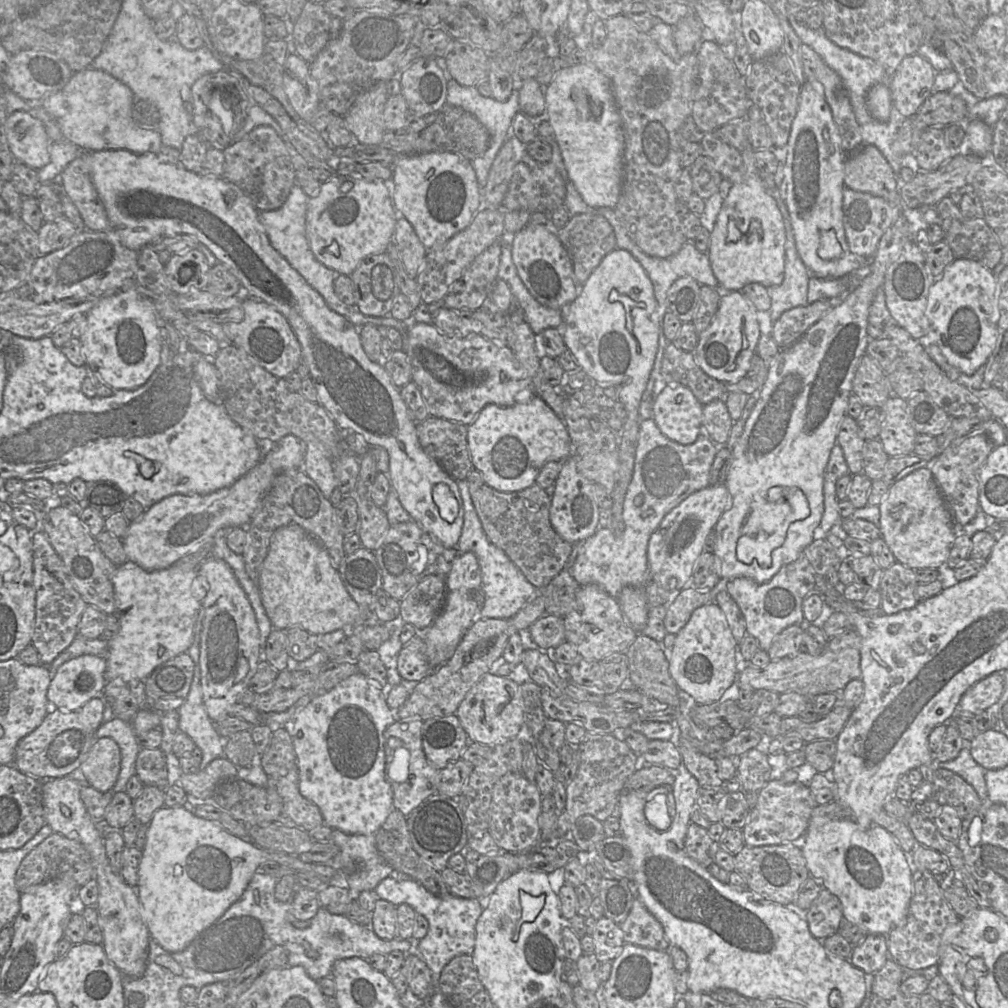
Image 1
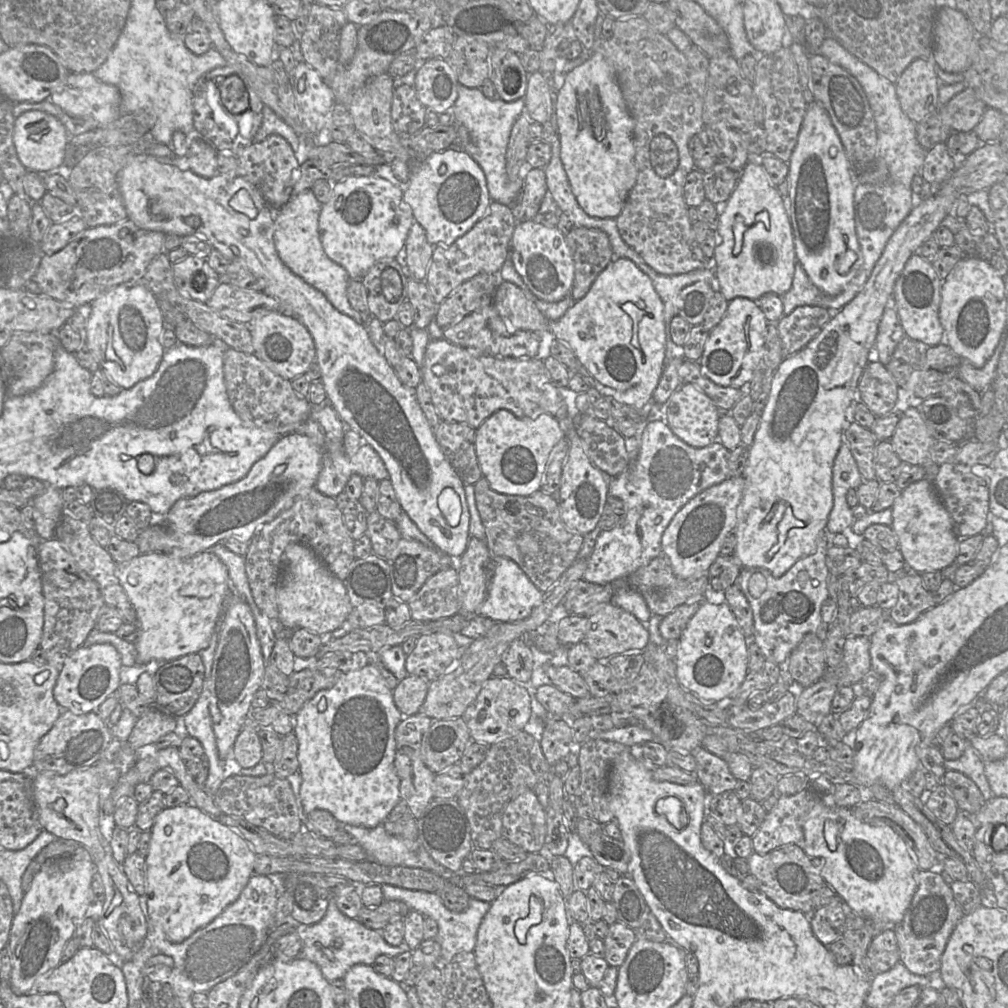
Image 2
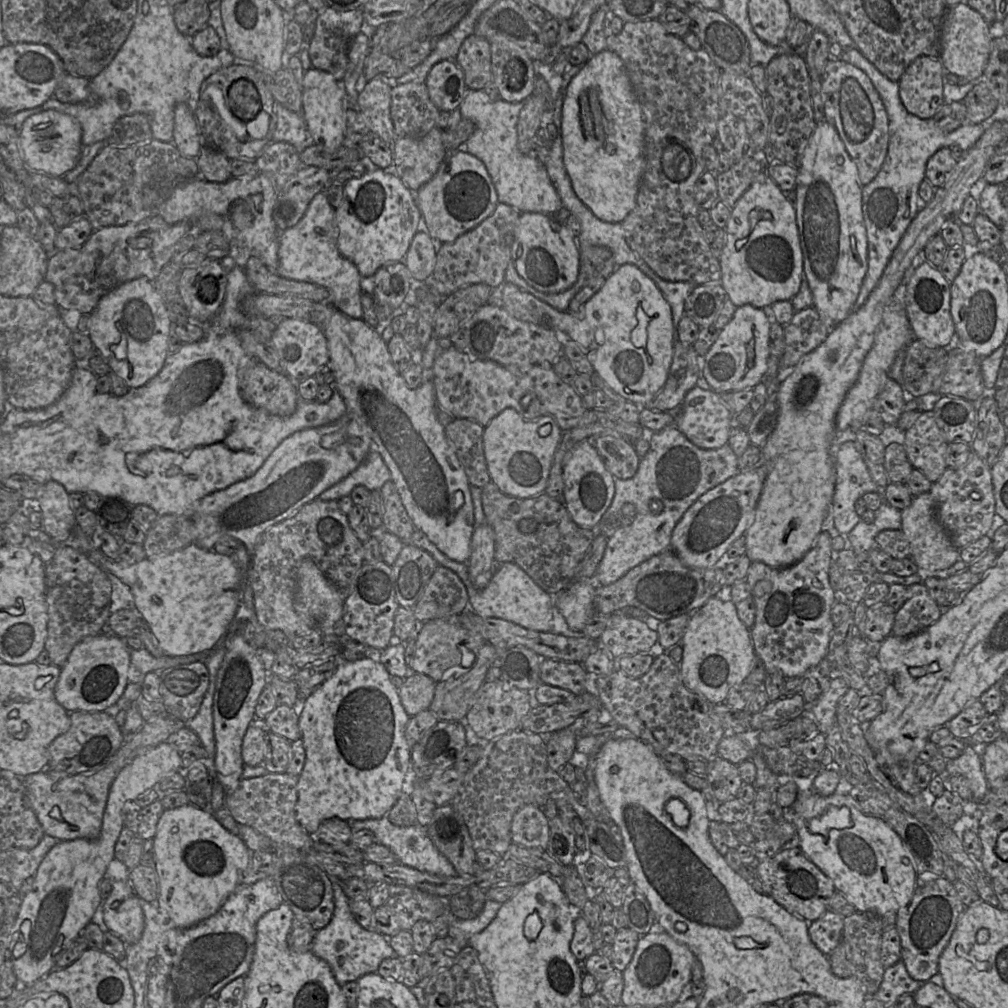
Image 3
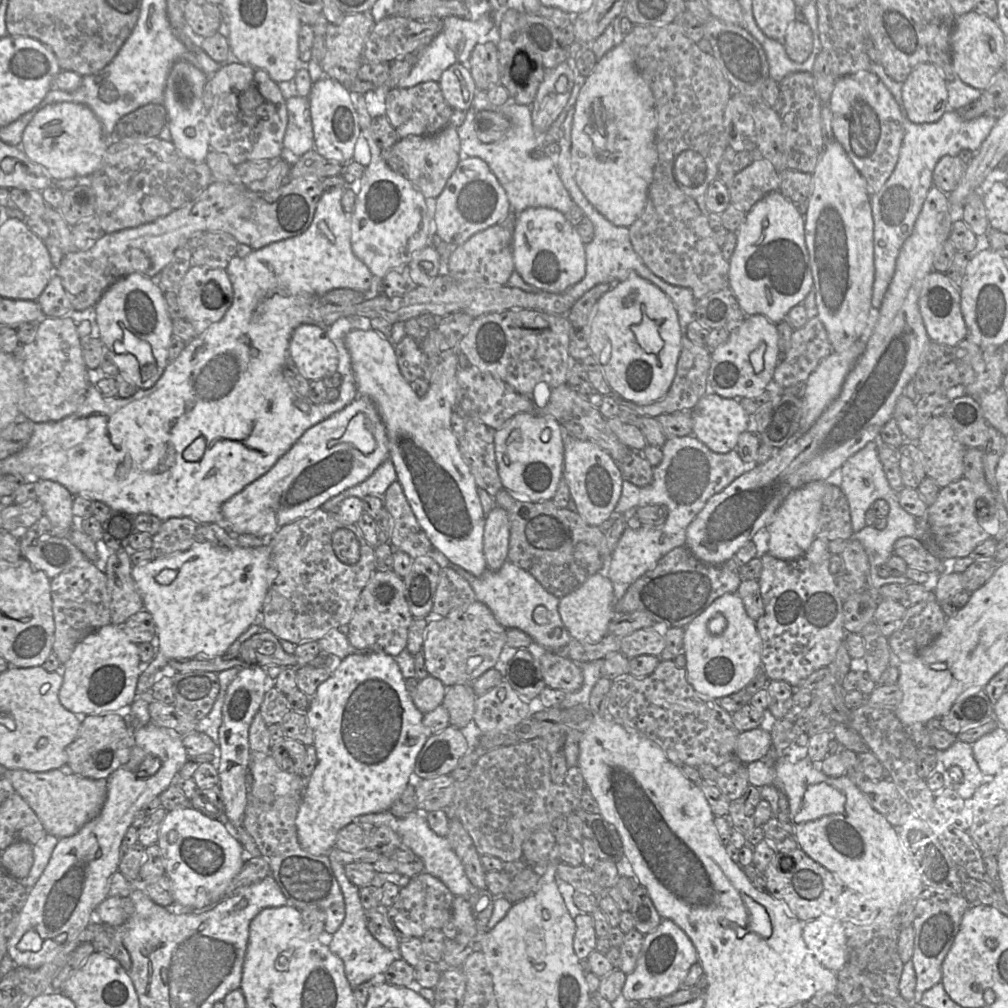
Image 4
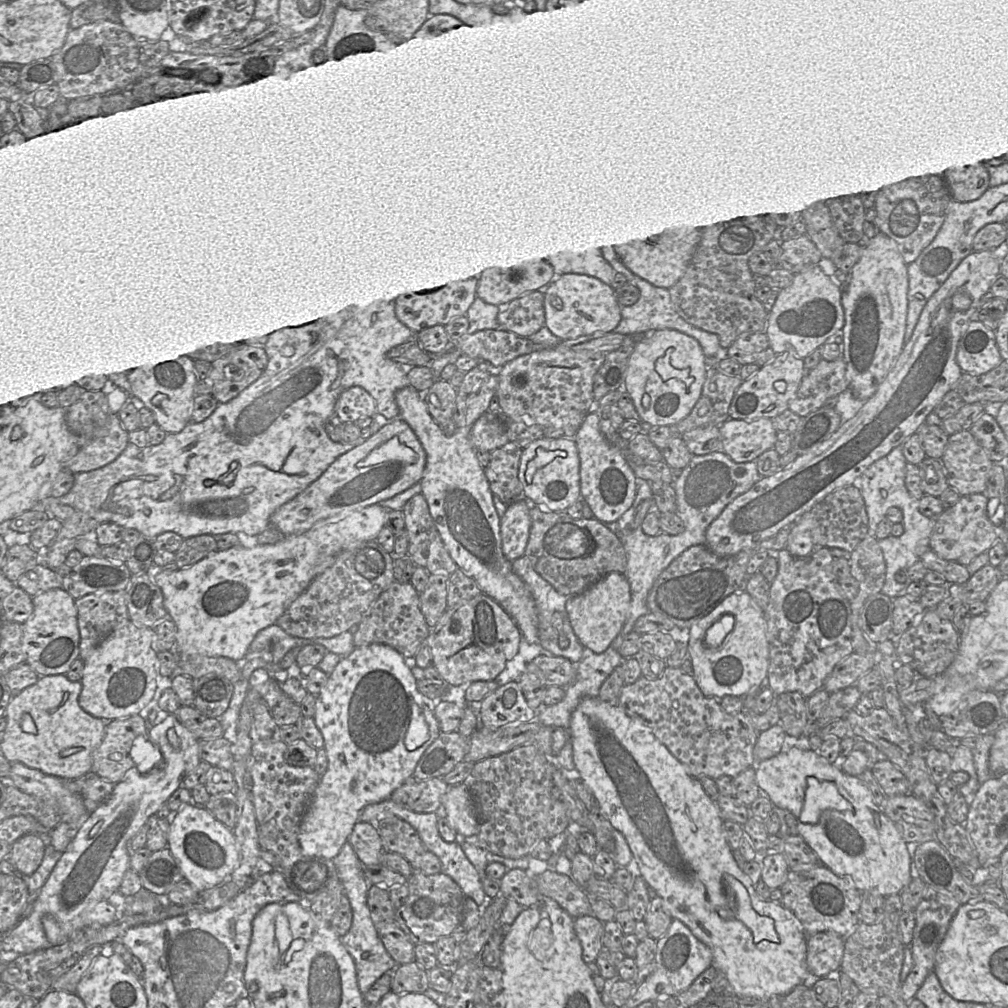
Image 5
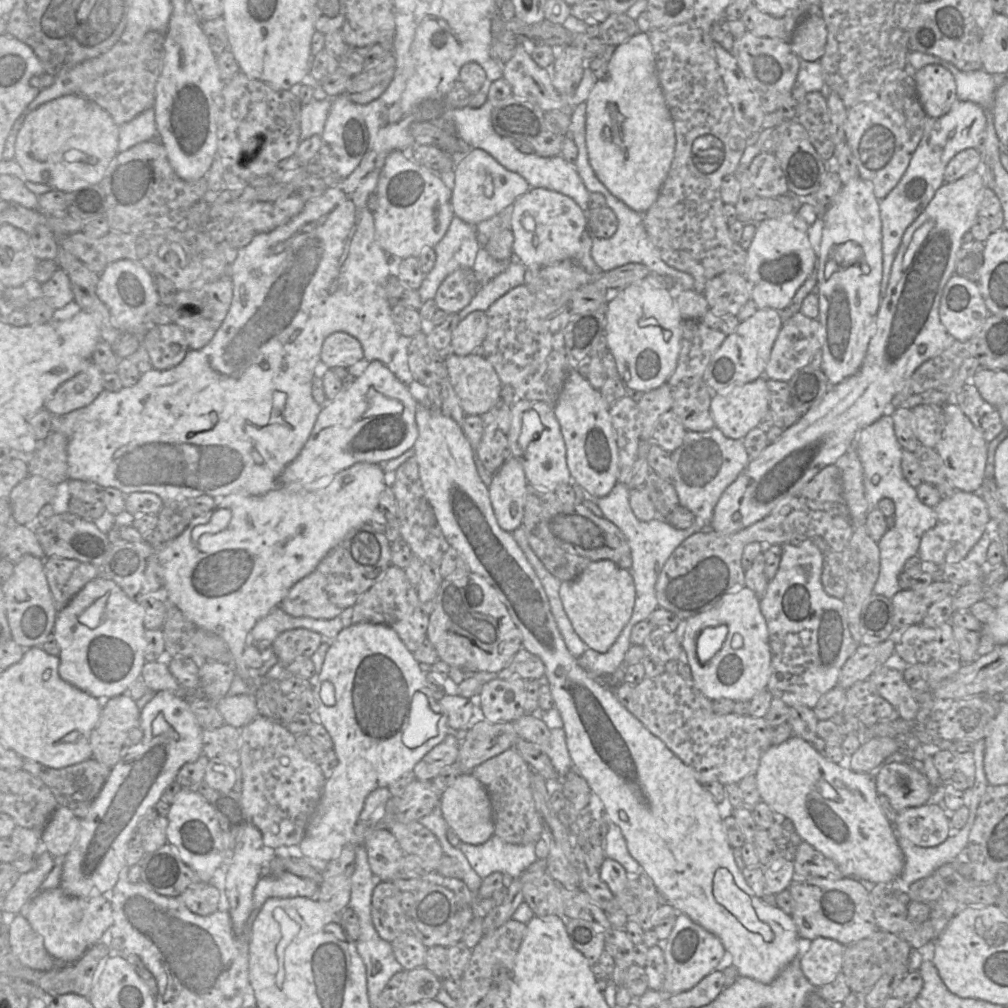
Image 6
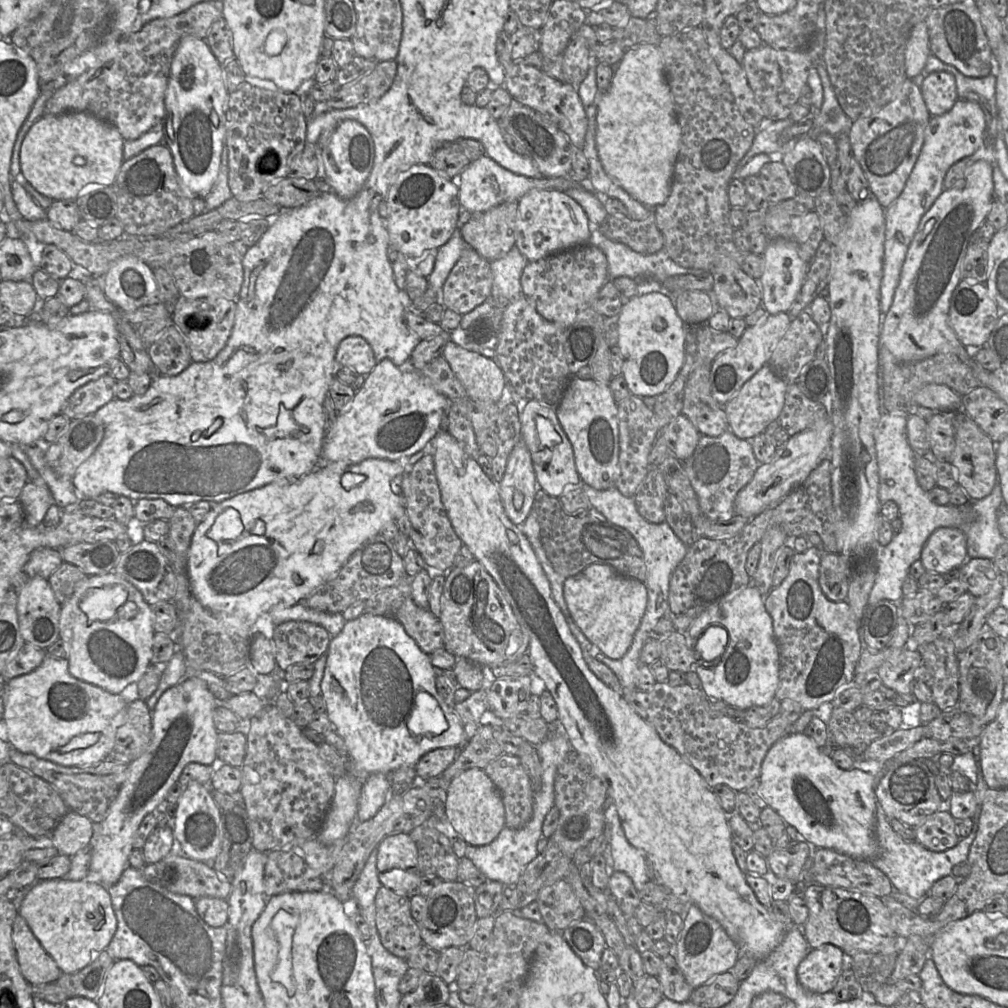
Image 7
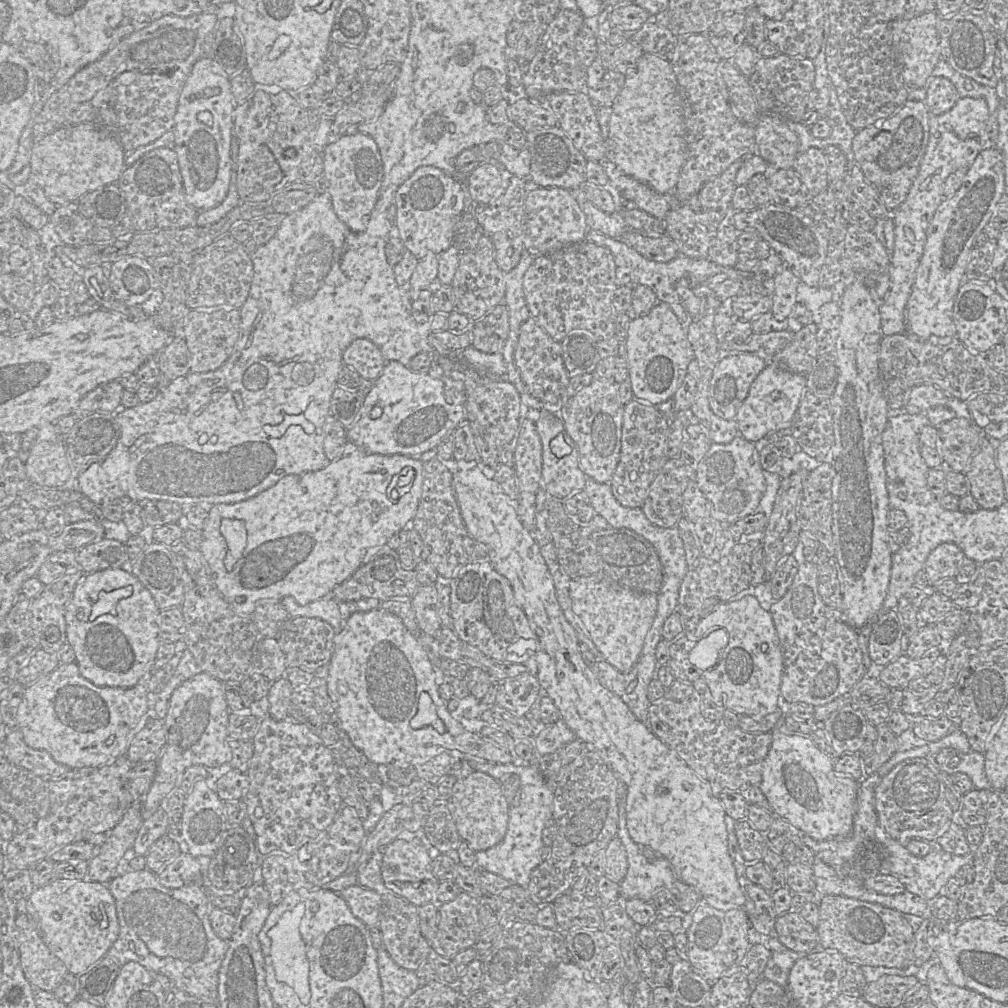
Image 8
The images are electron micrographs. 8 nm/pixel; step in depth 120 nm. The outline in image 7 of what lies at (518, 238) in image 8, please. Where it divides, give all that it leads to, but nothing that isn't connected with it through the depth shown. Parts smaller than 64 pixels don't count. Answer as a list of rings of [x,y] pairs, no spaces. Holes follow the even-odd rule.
[[[513,200],[485,212],[472,213],[461,229],[463,240],[489,261],[504,257],[516,243],[517,212],[518,201]]]

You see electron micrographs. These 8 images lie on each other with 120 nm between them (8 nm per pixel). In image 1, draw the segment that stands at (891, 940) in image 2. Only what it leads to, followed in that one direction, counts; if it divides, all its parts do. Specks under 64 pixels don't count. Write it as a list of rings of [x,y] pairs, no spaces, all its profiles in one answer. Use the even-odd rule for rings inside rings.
[[[871,934],[853,947],[850,962],[865,974],[875,974],[888,958],[887,935]]]

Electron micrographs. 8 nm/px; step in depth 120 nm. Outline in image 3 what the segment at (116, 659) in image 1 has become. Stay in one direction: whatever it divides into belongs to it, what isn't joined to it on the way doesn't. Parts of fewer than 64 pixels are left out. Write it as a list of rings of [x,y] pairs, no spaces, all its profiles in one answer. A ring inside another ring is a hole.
[[[192,543],[186,547],[175,550],[171,553],[146,557],[143,560],[136,562],[134,564],[128,564],[126,562],[120,562],[119,560],[112,560],[107,557],[100,549],[93,549],[87,553],[89,560],[99,567],[106,574],[112,574],[118,579],[120,579],[124,584],[126,584],[133,595],[133,604],[137,611],[140,613],[143,621],[148,625],[150,631],[156,638],[160,649],[164,652],[166,656],[176,657],[176,656],[187,656],[202,653],[213,649],[218,643],[219,639],[228,632],[230,625],[232,624],[237,609],[241,601],[241,574],[239,572],[238,566],[231,556],[217,553],[214,550],[205,550]]]

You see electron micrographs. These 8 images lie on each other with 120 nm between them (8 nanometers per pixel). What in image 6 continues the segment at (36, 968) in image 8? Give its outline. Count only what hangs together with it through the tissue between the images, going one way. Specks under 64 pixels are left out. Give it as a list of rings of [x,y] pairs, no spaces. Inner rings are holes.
[[[21,914],[10,917],[7,939],[8,950],[22,965],[37,971],[50,971],[55,967],[56,962],[45,950],[42,938],[32,930]]]

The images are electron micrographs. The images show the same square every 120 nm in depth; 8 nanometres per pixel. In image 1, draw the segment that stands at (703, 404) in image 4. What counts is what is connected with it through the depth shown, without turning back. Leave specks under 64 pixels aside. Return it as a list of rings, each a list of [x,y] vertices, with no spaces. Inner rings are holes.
[[[665,384],[653,404],[653,420],[669,439],[688,445],[701,433],[703,404],[682,384]]]

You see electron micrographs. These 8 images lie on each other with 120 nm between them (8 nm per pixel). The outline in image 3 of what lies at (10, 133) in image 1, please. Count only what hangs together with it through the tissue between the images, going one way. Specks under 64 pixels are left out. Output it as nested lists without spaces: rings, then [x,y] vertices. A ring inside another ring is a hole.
[[[48,109],[25,119],[19,131],[20,148],[29,173],[62,178],[78,163],[82,151],[82,128],[74,117]]]

